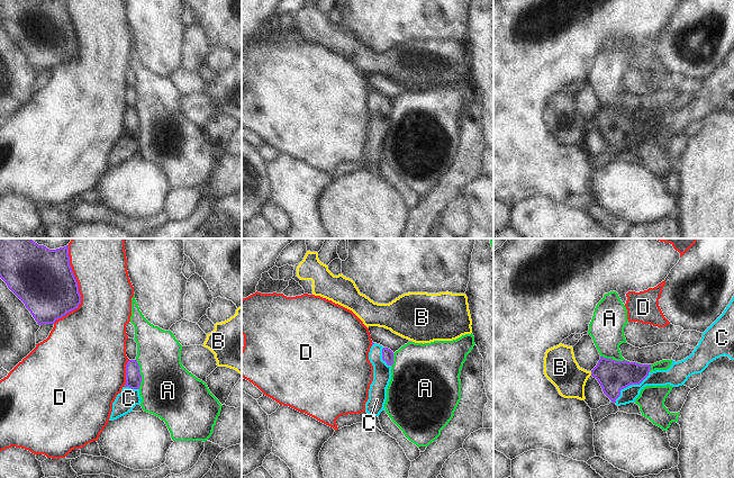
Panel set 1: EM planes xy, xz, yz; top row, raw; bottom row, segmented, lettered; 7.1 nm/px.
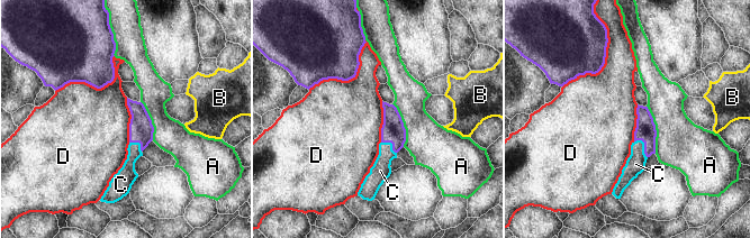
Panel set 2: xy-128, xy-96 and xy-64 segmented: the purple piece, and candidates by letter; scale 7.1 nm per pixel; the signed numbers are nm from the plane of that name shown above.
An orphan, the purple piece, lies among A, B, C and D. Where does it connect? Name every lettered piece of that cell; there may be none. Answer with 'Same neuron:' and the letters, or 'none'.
Same neuron: C

